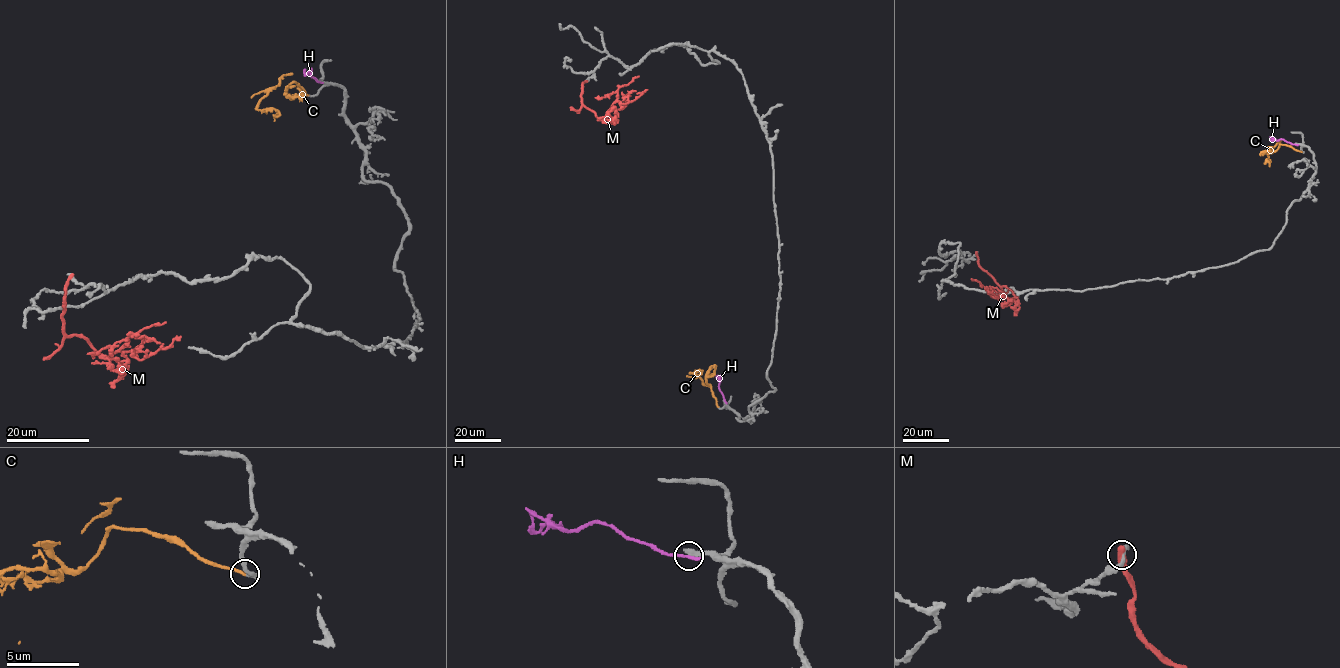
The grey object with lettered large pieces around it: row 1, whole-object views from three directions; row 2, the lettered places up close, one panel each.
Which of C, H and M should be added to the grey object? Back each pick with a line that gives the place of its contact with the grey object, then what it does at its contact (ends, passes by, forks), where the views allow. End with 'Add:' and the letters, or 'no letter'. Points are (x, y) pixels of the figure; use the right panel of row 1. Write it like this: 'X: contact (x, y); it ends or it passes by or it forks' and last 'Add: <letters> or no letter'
C: contact (1301, 152); it ends
Add: C

